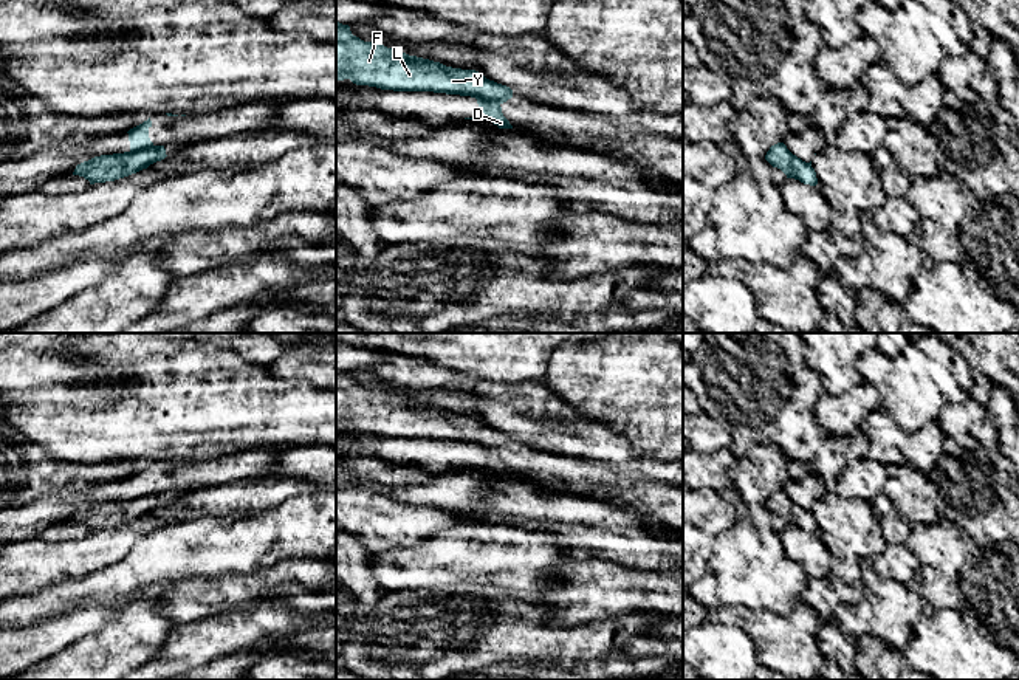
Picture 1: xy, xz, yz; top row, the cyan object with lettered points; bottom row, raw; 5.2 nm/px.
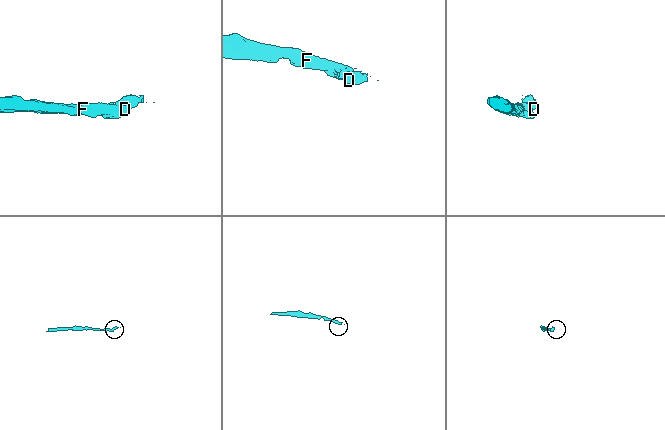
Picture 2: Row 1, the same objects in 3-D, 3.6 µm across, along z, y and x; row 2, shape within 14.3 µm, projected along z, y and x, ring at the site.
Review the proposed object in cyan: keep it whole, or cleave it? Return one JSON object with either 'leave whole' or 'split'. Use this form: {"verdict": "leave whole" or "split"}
{"verdict": "split"}

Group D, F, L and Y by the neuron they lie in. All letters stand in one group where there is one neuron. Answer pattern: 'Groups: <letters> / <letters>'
Groups: D / F L Y

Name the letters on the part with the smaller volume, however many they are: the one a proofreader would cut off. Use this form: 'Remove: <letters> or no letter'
Remove: D

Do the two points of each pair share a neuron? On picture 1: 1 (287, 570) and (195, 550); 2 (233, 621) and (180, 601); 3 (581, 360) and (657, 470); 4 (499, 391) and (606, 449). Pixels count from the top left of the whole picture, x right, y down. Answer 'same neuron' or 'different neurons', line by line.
1: different neurons
2: different neurons
3: different neurons
4: same neuron

